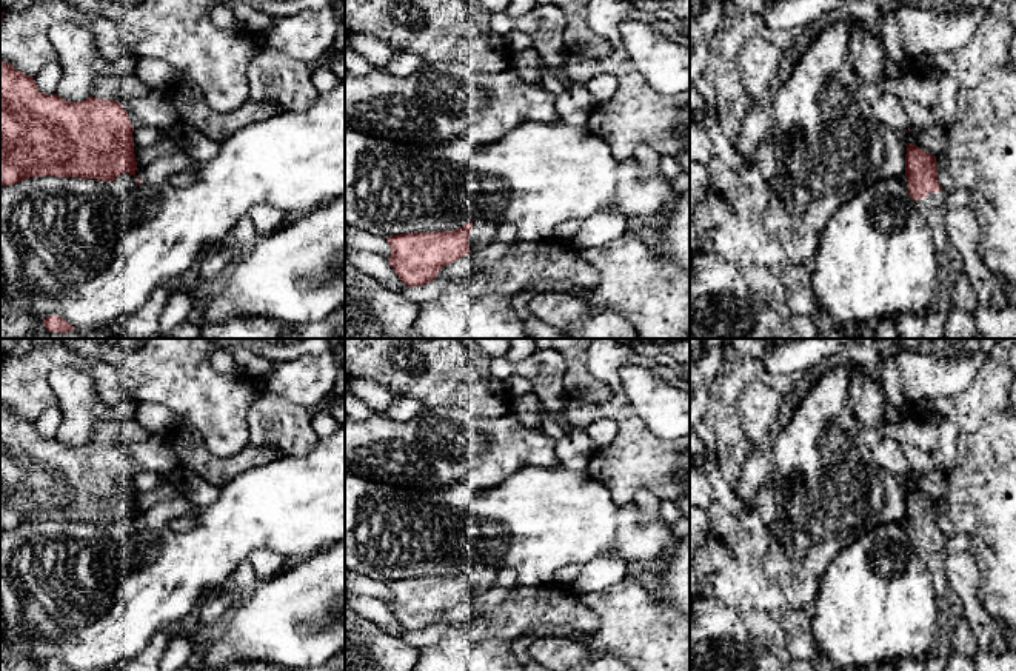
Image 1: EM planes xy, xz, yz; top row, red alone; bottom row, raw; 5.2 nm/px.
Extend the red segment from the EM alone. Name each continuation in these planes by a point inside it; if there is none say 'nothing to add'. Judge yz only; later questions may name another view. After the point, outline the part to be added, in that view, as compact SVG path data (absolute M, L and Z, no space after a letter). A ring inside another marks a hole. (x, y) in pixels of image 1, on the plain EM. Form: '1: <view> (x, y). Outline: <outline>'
1: yz (932, 553). Outline: M947 536L930 537L921 545L913 545L917 557L925 563L934 586L937 613L937 633L933 645L916 657L904 657L894 662L896 671L944 671L947 659L953 651L948 640L948 622L956 613L956 603L948 588L944 571Z

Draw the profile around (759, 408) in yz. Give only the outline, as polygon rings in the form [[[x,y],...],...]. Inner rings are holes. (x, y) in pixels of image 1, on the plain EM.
[[[751,382],[739,402],[740,426],[753,443],[767,446],[784,396],[764,382]]]

